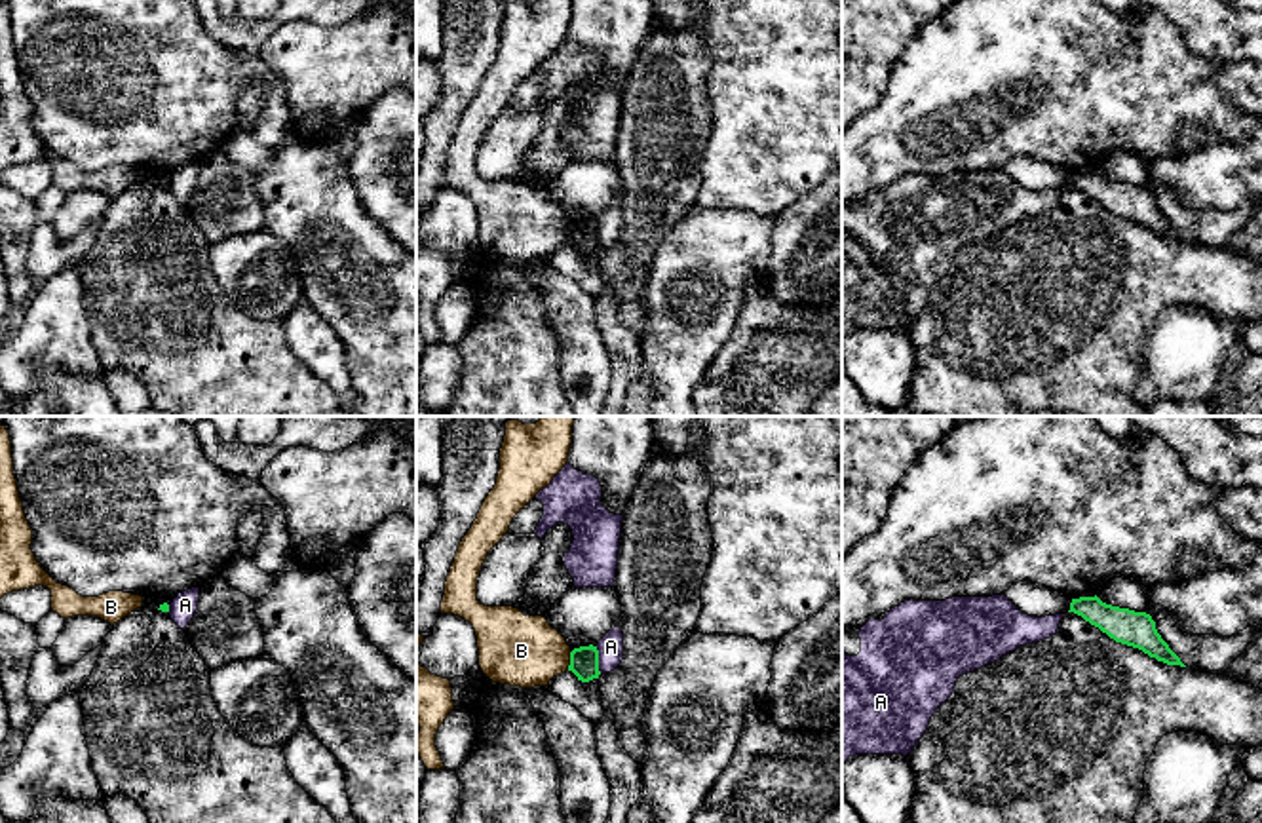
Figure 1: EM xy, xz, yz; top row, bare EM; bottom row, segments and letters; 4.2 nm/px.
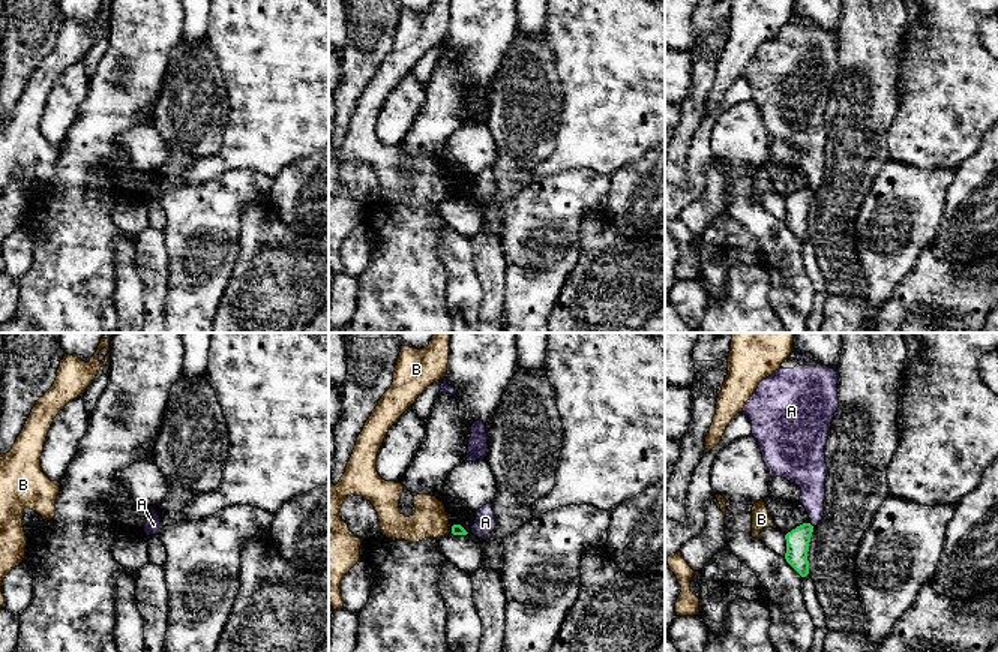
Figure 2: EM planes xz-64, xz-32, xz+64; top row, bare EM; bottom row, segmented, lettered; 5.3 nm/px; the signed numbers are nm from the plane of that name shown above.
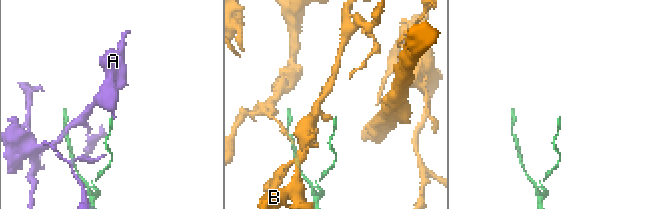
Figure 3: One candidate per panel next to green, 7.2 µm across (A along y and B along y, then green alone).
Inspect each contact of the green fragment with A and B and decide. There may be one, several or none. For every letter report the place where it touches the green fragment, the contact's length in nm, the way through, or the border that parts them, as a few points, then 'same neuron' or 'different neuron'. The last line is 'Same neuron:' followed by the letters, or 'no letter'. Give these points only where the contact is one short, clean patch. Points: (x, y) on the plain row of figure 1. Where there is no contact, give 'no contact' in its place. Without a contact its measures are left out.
A: meets green in xz at (597, 234); contact 120 nm long; border along xz (595, 221), (601, 248); different neuron
B: meets green in xz at (571, 236); contact 80 nm long; border along xz (571, 227), (567, 244); different neuron
Same neuron: no letter

